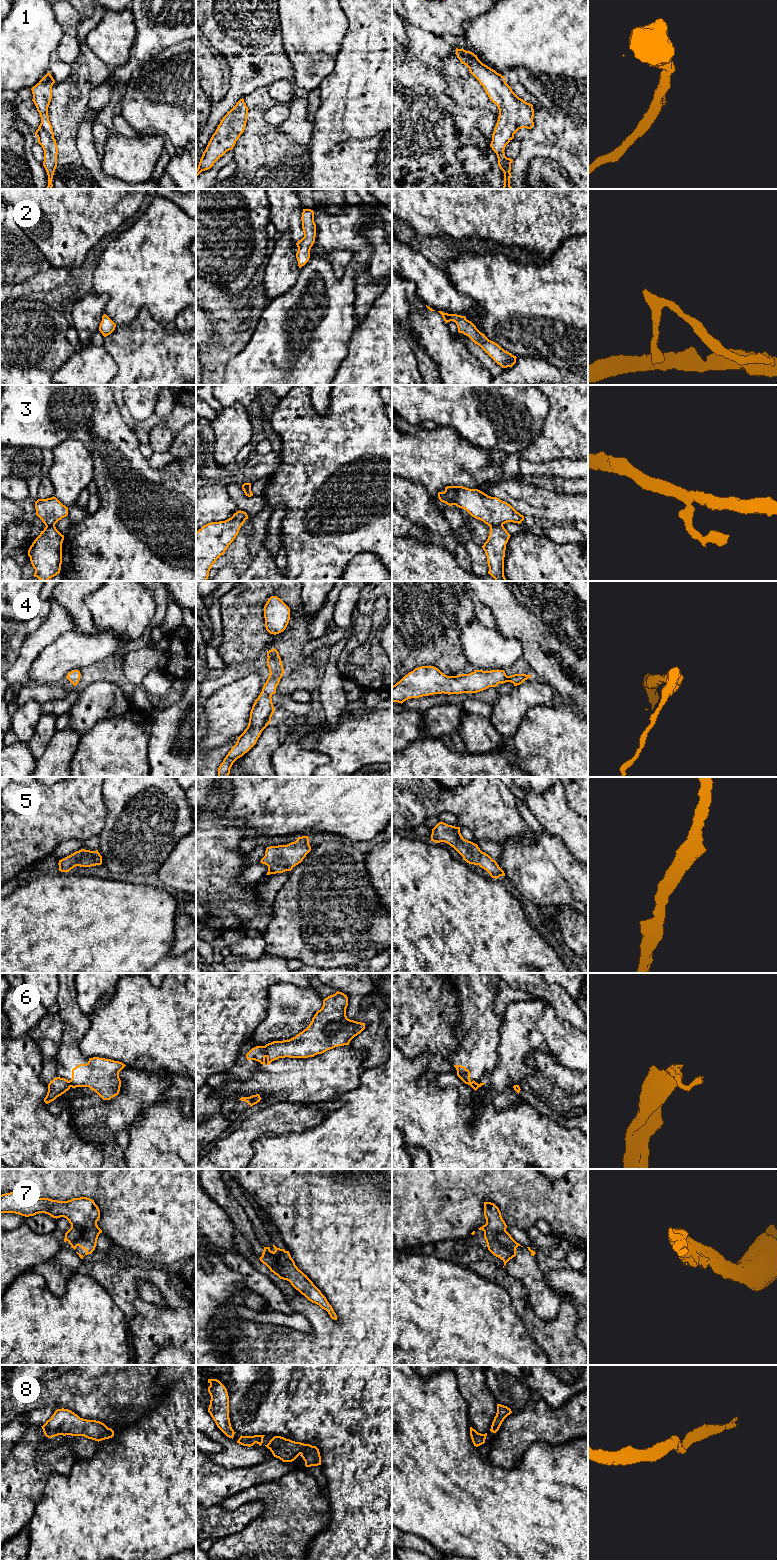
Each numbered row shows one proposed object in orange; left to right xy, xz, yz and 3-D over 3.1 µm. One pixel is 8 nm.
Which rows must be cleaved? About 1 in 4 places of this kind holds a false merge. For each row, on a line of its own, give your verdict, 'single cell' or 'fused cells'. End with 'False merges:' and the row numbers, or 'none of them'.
1: single cell
2: single cell
3: fused cells
4: single cell
5: single cell
6: fused cells
7: single cell
8: single cell
False merges: 3, 6

